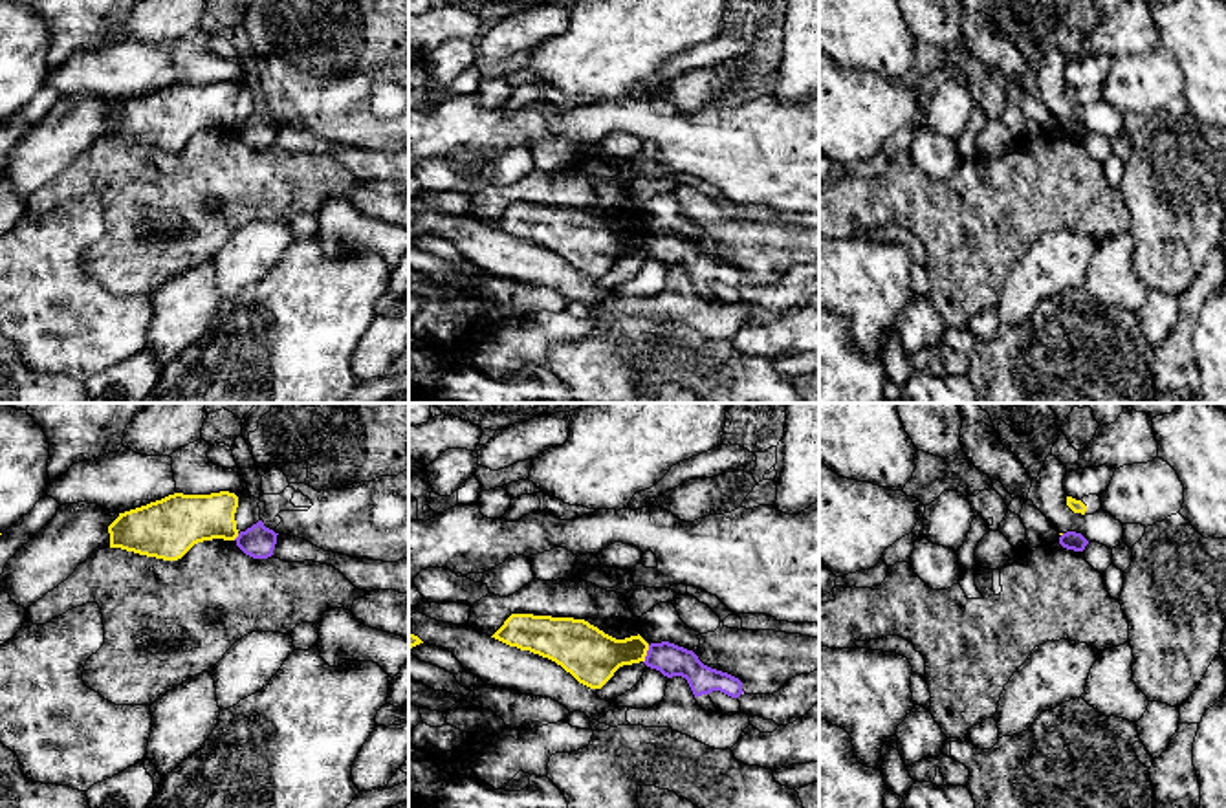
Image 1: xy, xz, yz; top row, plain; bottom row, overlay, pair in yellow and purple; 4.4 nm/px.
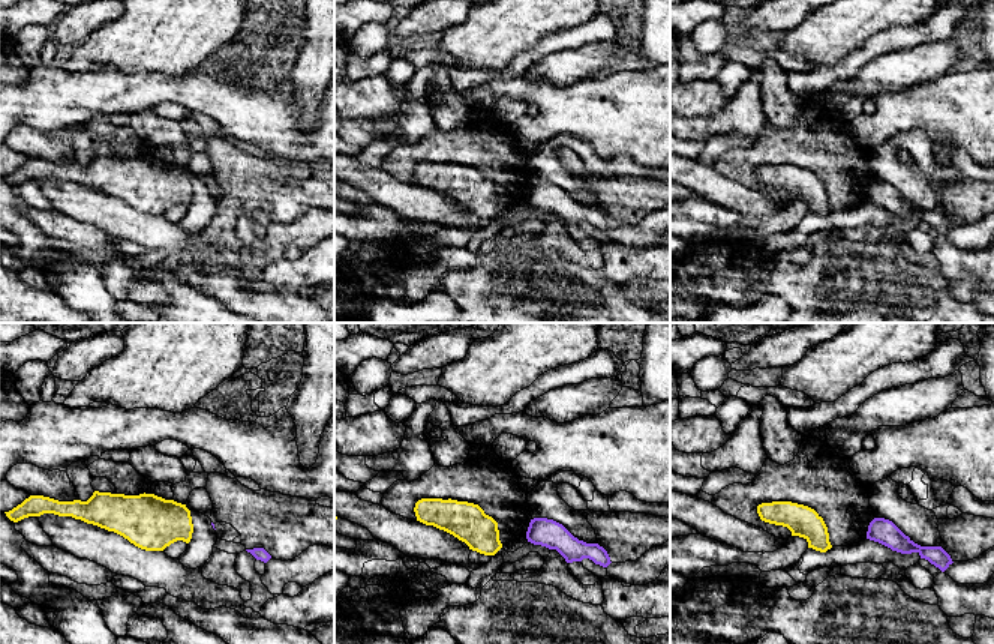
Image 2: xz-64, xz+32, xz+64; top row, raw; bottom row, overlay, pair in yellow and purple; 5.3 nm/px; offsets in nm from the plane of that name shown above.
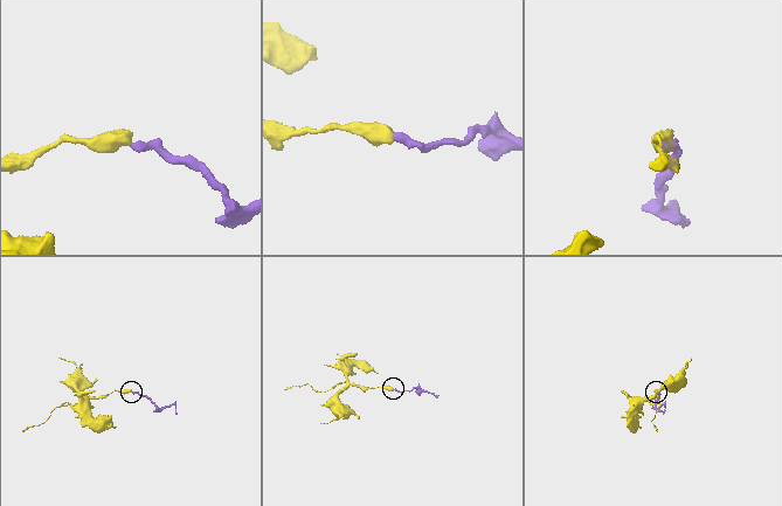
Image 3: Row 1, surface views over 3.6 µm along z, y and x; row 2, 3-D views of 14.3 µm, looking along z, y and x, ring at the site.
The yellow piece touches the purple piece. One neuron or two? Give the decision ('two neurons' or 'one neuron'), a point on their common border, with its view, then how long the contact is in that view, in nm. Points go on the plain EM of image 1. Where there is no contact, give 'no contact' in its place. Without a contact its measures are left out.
two neurons | xz (645, 244) | 80 nm

